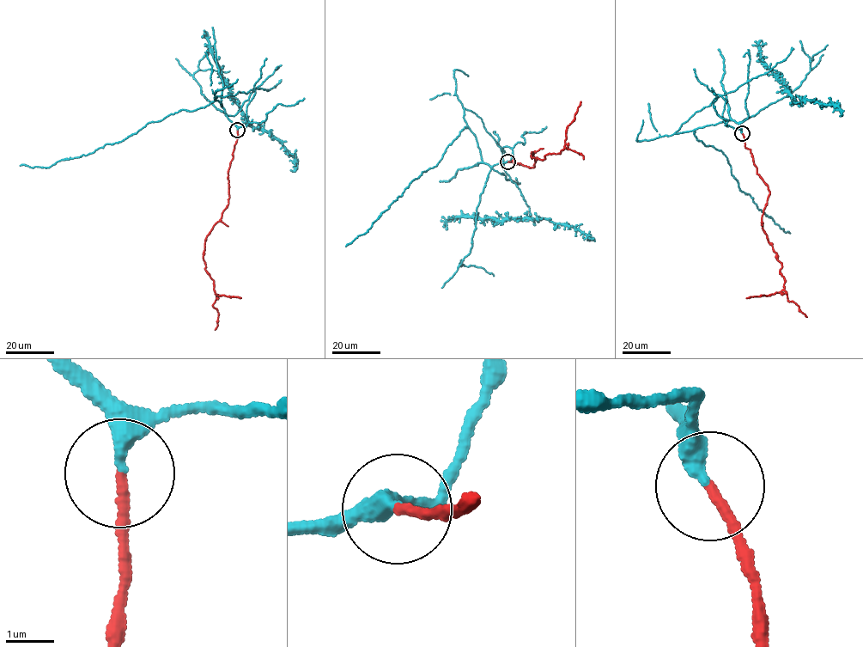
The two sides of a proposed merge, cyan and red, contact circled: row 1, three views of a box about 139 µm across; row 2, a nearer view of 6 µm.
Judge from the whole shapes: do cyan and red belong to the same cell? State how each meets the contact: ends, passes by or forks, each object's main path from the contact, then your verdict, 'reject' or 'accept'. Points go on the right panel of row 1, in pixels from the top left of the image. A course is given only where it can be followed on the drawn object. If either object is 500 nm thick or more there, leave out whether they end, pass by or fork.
cyan ends | red ends | cyan via (742, 132), (733, 120), (694, 132), (706, 146), (722, 151), (740, 190), (750, 195), (759, 210), (789, 233) | red via (742, 133), (757, 173), (769, 191), (761, 222), (785, 280), (779, 292), (746, 298) | accept

